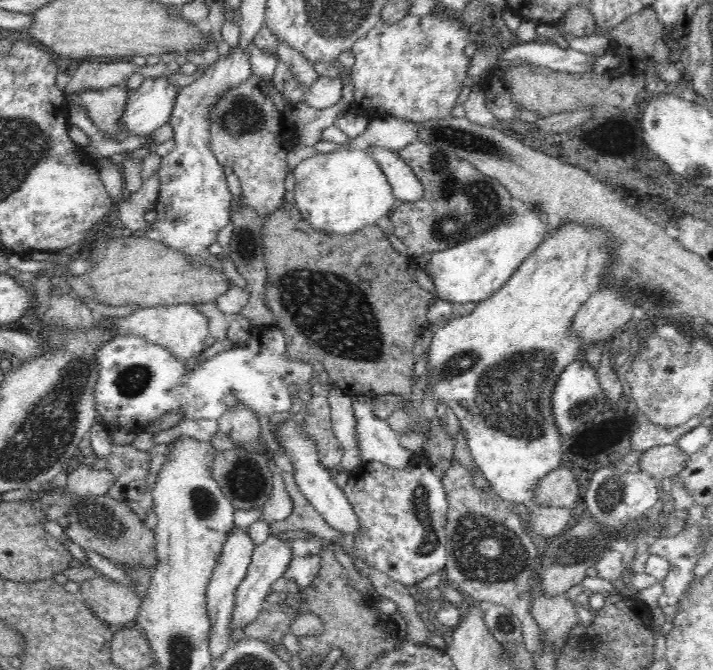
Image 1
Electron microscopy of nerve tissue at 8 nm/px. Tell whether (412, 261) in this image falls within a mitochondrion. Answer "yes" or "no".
no

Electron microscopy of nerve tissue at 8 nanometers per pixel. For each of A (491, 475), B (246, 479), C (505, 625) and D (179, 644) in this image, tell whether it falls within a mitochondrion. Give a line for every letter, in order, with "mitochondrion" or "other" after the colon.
A: other
B: mitochondrion
C: mitochondrion
D: mitochondrion

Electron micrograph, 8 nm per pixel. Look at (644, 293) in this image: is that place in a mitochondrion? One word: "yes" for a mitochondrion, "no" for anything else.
yes

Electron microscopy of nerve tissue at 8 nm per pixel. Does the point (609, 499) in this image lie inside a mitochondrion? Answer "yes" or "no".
yes

